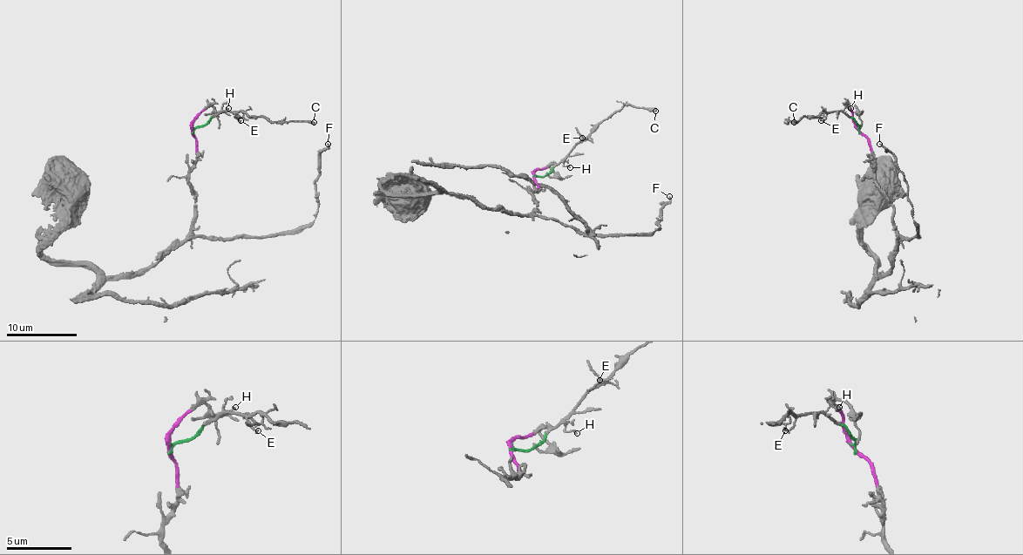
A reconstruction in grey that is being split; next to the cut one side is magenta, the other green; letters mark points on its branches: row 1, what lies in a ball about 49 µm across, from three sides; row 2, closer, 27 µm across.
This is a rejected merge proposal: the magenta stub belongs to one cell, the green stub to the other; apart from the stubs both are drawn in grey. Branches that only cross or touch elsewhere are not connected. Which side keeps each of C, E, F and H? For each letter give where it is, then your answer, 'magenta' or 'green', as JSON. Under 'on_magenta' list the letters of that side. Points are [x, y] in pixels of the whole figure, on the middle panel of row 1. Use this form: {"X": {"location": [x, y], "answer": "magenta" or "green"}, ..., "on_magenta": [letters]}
{"C": {"location": [655, 111], "answer": "green"}, "E": {"location": [582, 138], "answer": "green"}, "F": {"location": [669, 196], "answer": "magenta"}, "H": {"location": [570, 167], "answer": "green"}, "on_magenta": ["F"]}

